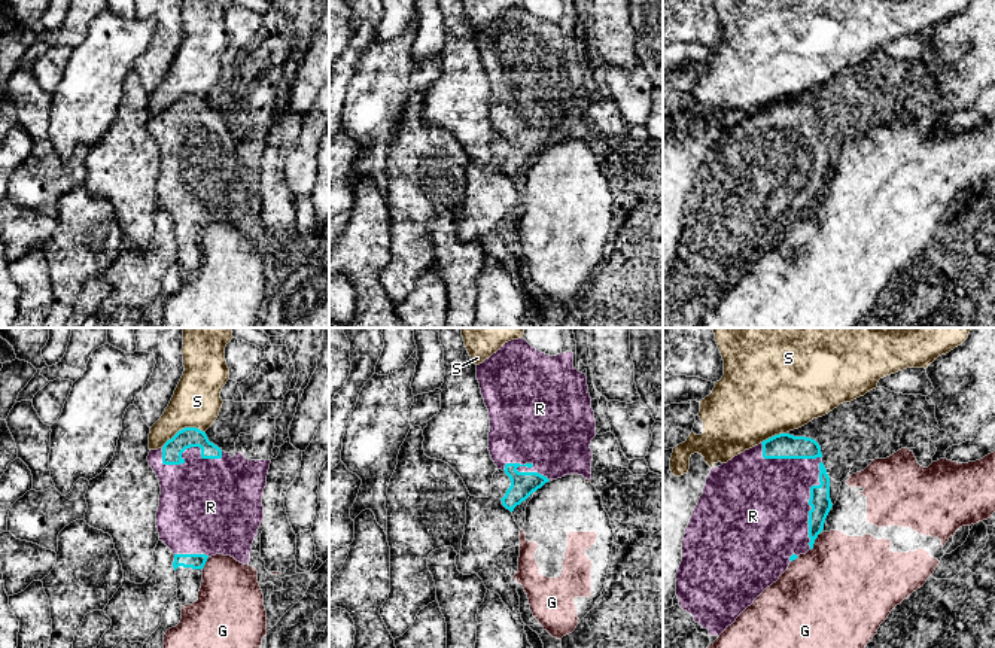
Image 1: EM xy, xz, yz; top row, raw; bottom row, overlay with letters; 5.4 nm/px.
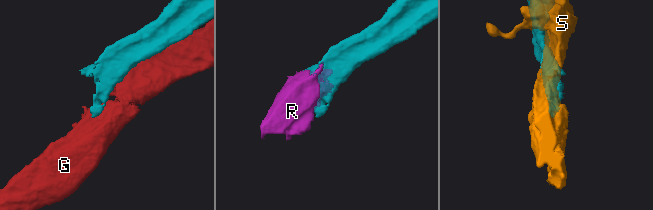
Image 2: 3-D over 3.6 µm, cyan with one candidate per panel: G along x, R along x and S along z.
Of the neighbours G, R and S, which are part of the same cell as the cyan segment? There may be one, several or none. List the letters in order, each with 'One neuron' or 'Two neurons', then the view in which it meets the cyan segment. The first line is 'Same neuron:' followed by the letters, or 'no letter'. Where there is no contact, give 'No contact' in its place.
Same neuron: R
G: Two neurons. Touches cyan in yz
R: One neuron. Touches cyan in xy
S: Two neurons. Touches cyan in xy

